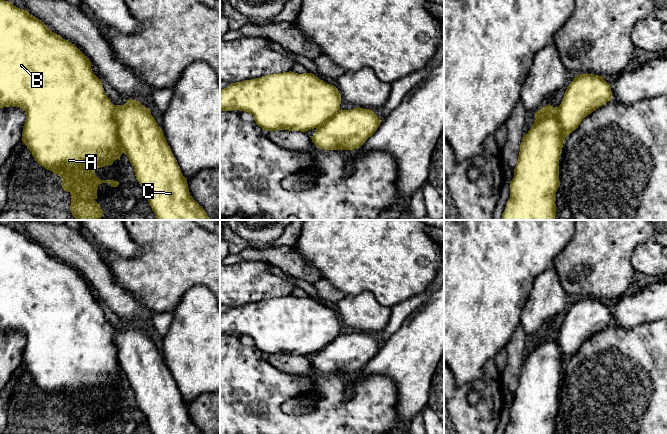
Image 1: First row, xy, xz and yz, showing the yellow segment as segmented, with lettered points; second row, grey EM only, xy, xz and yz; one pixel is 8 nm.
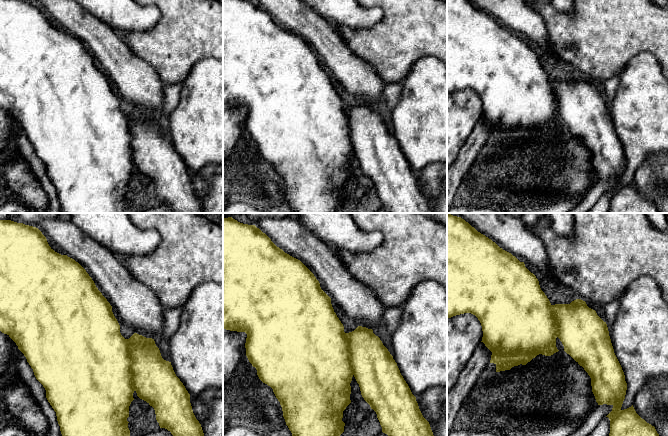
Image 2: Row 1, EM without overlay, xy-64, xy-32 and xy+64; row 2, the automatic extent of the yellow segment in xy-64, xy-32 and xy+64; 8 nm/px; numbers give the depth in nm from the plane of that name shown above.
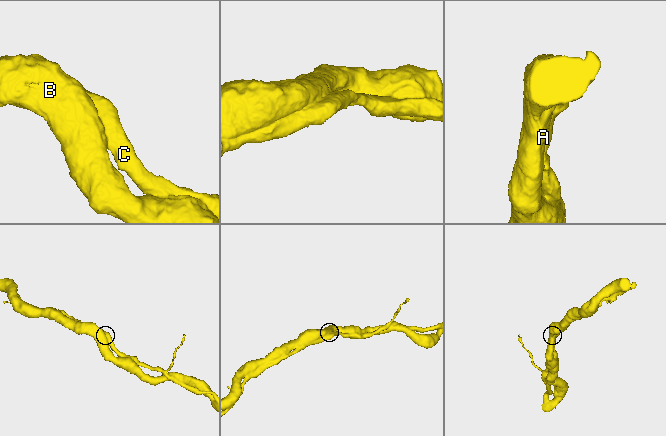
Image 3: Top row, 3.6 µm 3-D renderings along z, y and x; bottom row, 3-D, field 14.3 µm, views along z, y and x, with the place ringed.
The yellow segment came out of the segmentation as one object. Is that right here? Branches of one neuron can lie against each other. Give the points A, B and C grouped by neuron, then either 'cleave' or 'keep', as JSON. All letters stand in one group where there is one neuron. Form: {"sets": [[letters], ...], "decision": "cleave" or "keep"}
{"sets": [["A", "B", "C"]], "decision": "keep"}

